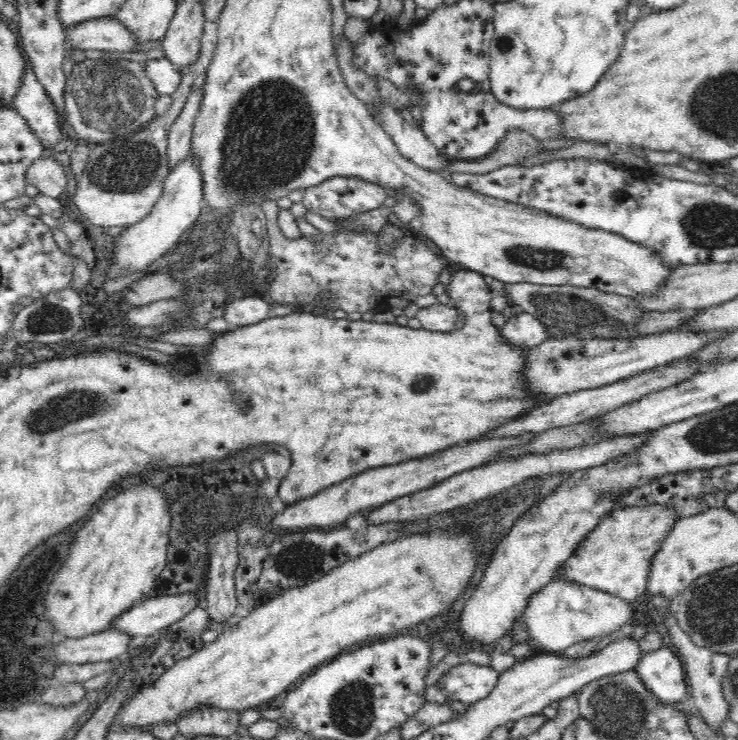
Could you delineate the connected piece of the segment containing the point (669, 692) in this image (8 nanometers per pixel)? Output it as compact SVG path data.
M670 648L644 653L634 672L643 686L664 703L674 705L688 694L686 672Z

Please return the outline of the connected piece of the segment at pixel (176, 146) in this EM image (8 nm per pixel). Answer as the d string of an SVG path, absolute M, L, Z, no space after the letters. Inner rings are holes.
M203 87L194 89L188 96L188 101L184 106L179 118L171 126L168 136L168 165L170 170L174 169L182 160L188 158L192 148L192 130L194 130L194 120L200 114L201 98L203 97Z

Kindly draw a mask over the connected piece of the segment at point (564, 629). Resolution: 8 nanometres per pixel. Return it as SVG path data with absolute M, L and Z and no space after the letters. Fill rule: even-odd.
M563 566L557 570L552 582L548 582L548 585L528 600L523 614L530 638L538 641L544 652L560 655L579 642L606 637L631 624L635 613L633 604L628 604L622 598L602 590L569 582L562 574Z

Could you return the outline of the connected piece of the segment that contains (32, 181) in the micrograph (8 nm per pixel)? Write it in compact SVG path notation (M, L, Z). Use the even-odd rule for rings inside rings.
M54 157L37 158L26 172L27 184L34 185L40 194L56 199L64 198L67 187L64 166L60 166Z

